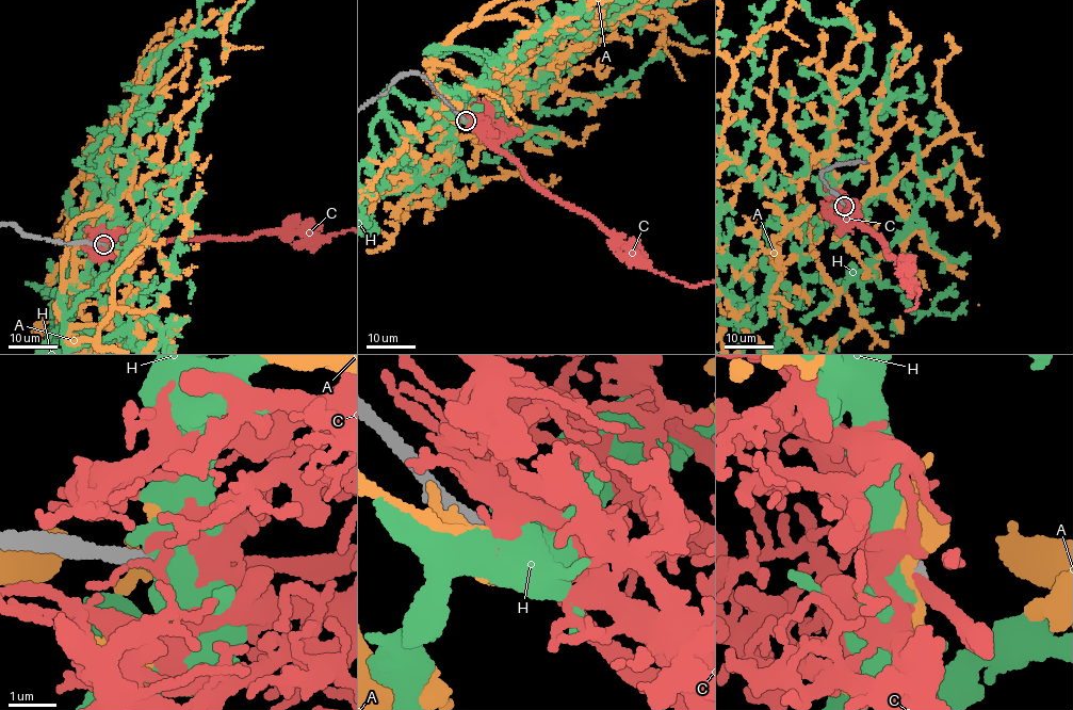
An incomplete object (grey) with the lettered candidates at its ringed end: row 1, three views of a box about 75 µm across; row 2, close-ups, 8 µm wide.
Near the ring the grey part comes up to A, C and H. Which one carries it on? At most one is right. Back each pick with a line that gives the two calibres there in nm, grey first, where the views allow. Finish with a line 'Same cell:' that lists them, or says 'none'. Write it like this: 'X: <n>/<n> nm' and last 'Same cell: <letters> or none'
C: 300/200 nm
Same cell: C

